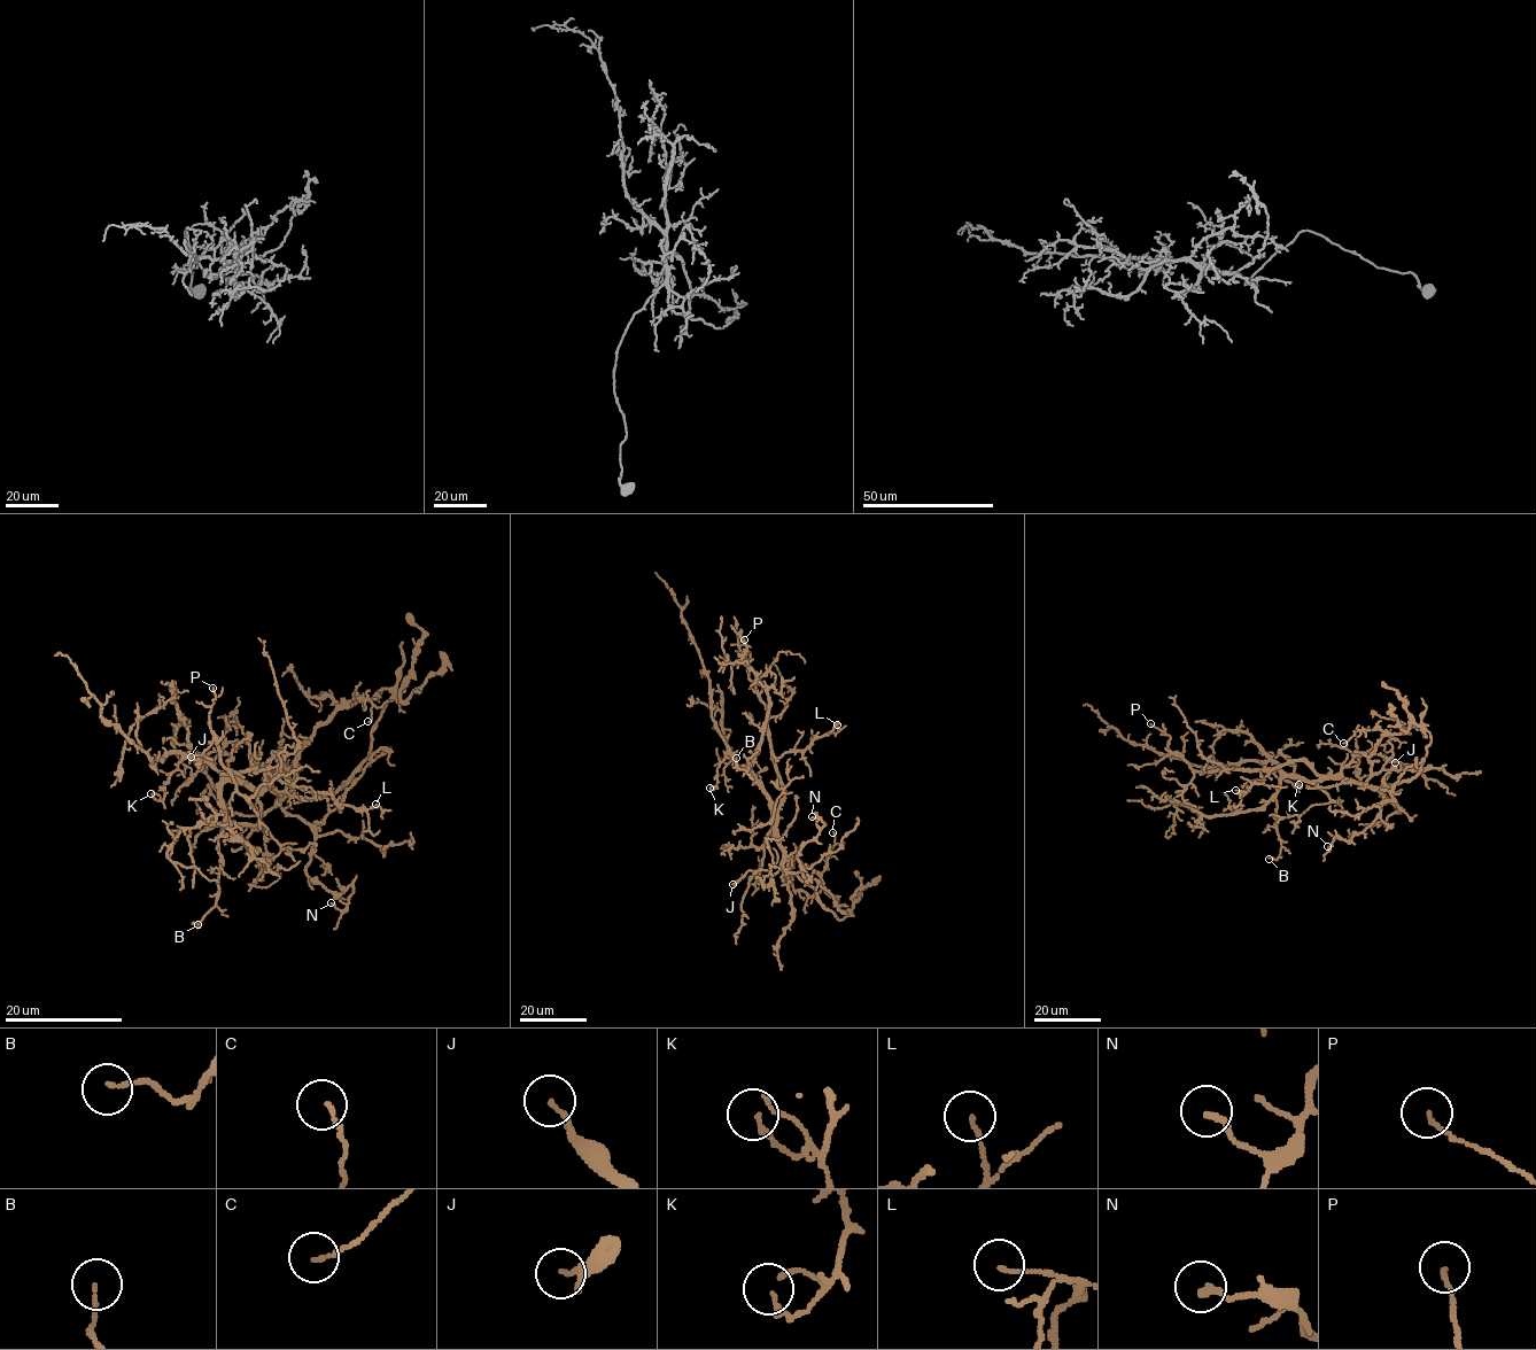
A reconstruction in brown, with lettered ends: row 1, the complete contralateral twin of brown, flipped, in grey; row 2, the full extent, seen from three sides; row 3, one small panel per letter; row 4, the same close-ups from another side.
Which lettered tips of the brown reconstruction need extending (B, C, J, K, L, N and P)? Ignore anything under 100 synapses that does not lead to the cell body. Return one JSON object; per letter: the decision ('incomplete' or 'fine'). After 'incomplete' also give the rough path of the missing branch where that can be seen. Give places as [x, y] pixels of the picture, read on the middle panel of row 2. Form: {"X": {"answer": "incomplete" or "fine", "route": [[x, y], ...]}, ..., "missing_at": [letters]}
{"B": {"answer": "fine"}, "C": {"answer": "fine"}, "J": {"answer": "incomplete", "route": [[732, 884], [734, 887], [720, 904], [711, 922], [713, 979], [716, 990]]}, "K": {"answer": "fine"}, "L": {"answer": "fine"}, "N": {"answer": "fine"}, "P": {"answer": "fine"}, "missing_at": ["J"]}

